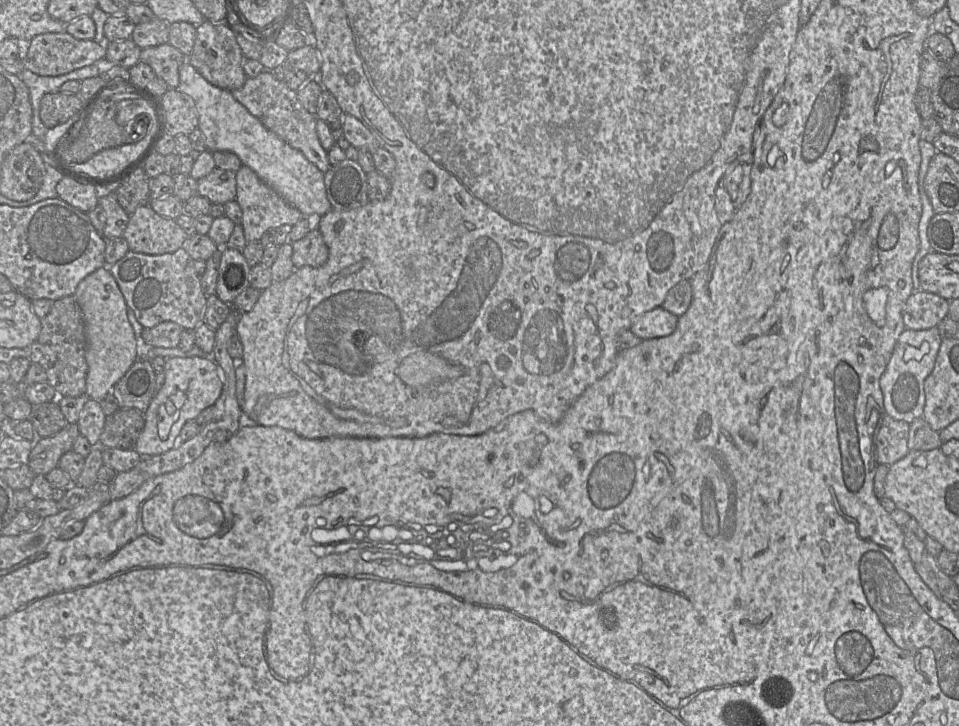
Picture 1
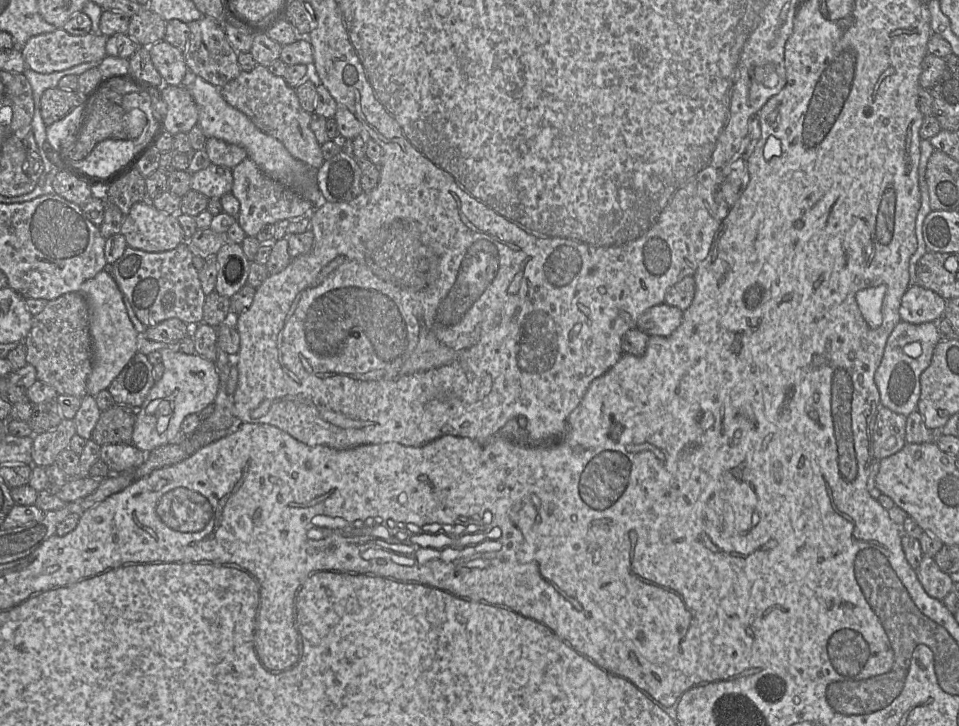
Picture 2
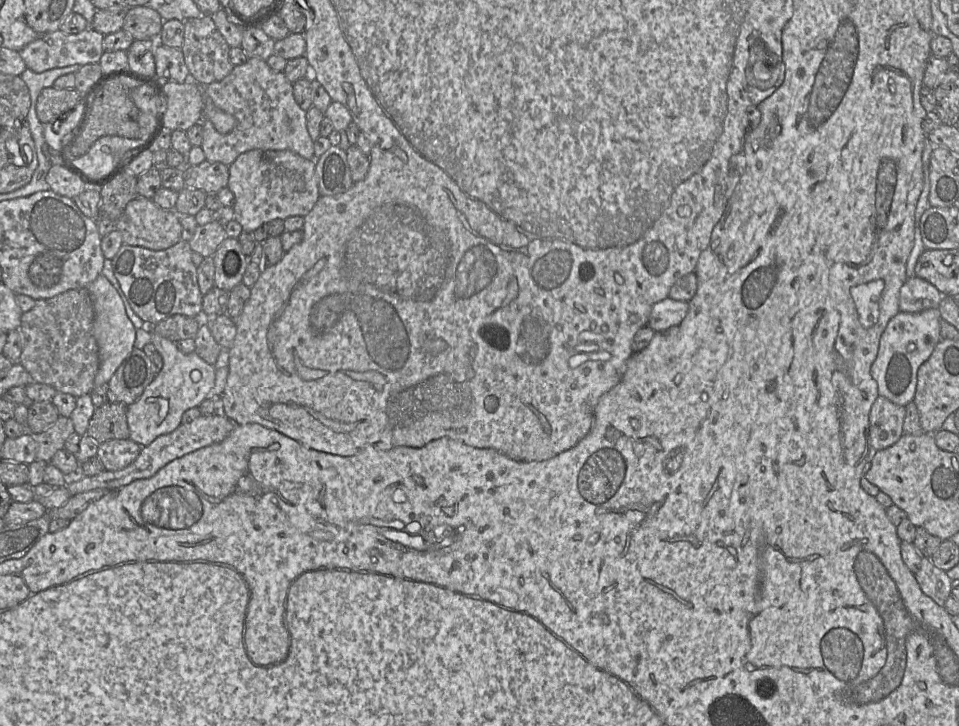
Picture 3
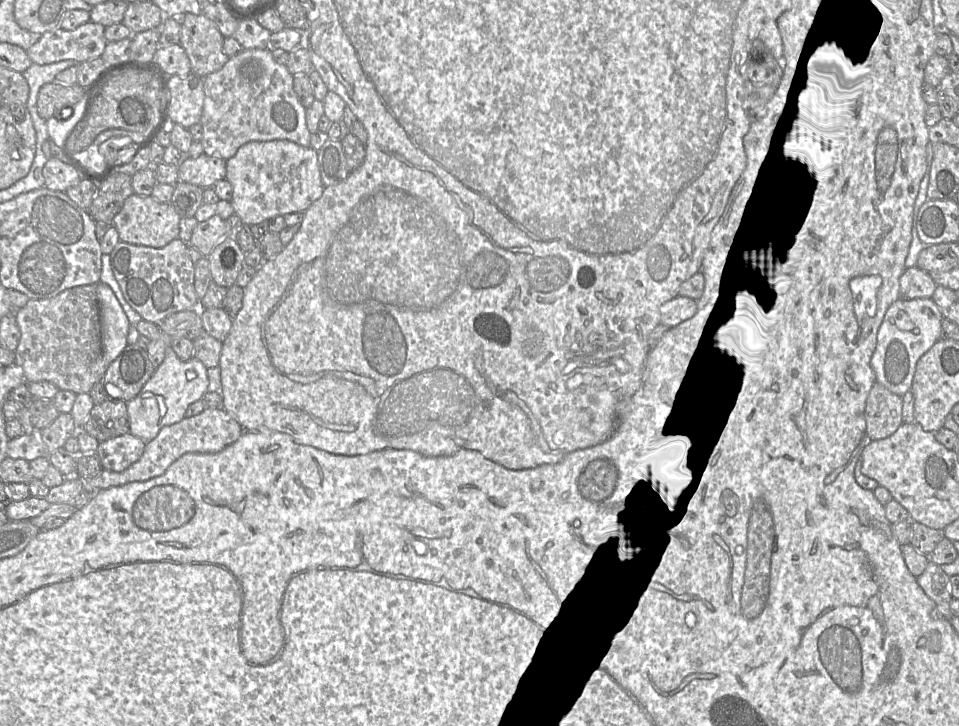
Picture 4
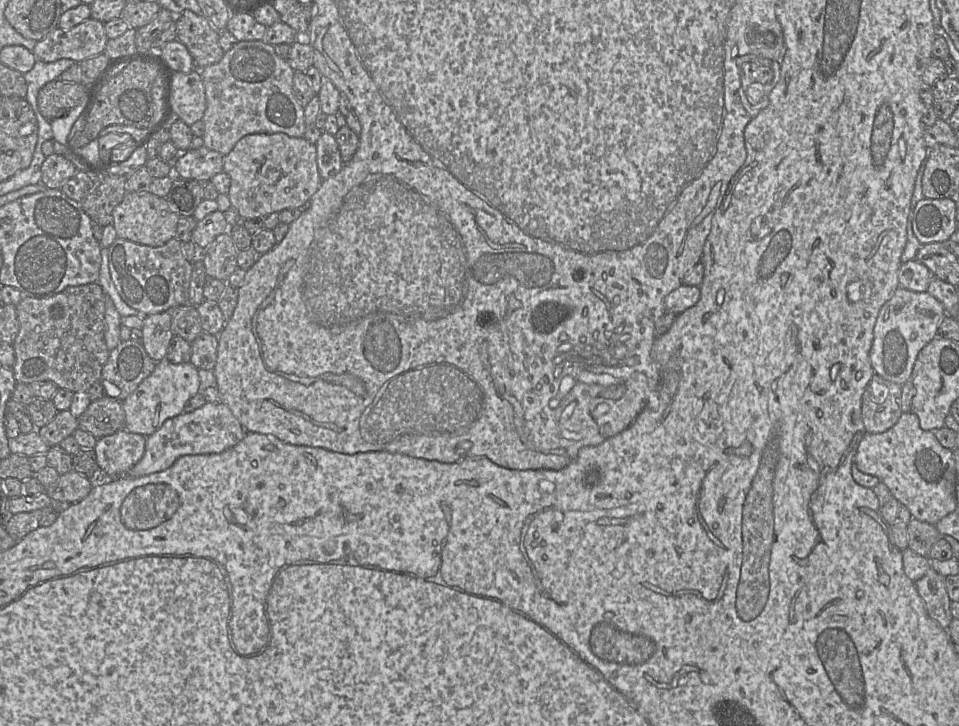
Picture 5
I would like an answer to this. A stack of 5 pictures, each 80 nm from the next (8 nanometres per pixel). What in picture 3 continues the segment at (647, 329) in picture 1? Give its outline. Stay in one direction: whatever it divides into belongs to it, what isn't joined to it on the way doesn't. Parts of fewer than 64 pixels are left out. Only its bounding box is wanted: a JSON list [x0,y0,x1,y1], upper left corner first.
[647,297,688,332]

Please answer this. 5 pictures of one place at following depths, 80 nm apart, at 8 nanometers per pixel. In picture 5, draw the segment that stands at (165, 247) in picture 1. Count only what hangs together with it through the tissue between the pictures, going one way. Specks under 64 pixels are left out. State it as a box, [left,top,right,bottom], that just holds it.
[112,191,179,247]

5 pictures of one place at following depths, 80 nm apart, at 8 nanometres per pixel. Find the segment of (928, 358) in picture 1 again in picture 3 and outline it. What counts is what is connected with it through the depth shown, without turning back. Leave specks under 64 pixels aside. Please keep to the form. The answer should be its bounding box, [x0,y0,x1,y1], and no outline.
[870,308,942,407]

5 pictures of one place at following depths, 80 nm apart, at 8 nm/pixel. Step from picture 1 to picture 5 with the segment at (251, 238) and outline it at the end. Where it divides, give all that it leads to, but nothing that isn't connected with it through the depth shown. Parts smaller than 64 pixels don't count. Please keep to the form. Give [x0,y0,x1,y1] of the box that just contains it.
[223,133,323,219]

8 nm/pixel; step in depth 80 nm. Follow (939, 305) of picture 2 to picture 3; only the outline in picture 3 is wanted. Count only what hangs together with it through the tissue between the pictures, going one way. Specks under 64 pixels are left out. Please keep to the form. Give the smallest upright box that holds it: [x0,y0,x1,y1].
[899,275,942,313]

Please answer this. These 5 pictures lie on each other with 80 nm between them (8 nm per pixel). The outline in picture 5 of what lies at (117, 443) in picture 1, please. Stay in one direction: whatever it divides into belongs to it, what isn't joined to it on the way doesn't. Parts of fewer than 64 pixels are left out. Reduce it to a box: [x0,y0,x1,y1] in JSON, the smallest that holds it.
[77,397,125,439]

